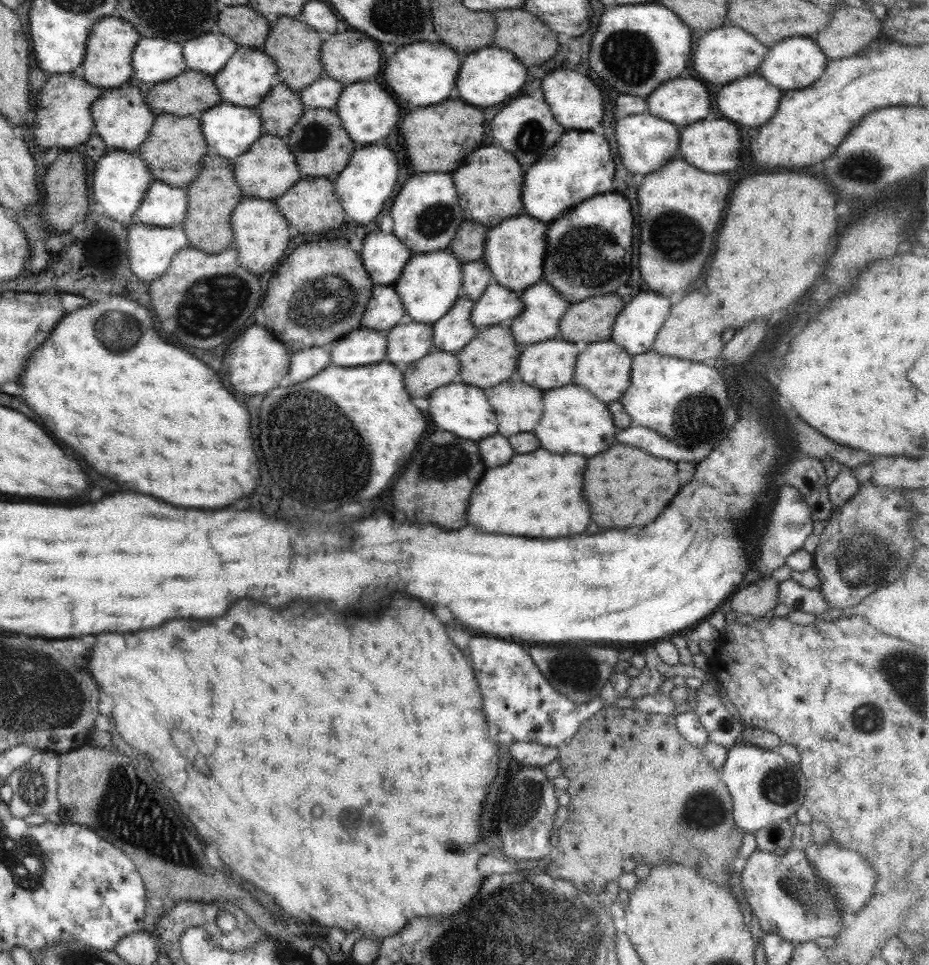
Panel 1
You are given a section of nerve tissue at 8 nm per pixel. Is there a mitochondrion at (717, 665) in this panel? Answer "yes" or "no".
no

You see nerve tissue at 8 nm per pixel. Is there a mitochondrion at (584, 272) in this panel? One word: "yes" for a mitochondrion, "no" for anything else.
yes

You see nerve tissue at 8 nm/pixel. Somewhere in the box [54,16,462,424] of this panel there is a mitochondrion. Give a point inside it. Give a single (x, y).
(225, 298)

